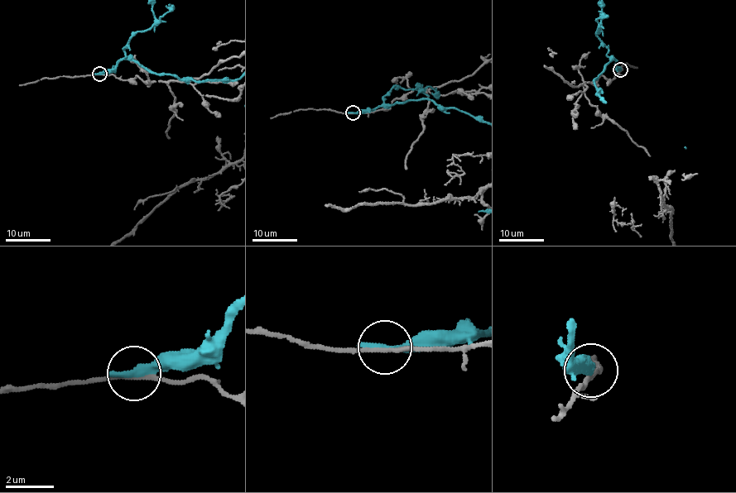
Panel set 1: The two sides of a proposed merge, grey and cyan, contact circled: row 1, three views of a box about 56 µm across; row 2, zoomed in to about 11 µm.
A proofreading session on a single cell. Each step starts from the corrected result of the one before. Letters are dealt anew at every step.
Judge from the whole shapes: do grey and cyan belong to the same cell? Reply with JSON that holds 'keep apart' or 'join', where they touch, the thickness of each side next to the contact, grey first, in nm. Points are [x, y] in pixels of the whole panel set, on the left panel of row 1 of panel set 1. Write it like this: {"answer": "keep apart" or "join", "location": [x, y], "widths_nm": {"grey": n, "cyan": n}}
{"answer": "keep apart", "location": [99, 74], "widths_nm": {"grey": 160, "cyan": 360}}

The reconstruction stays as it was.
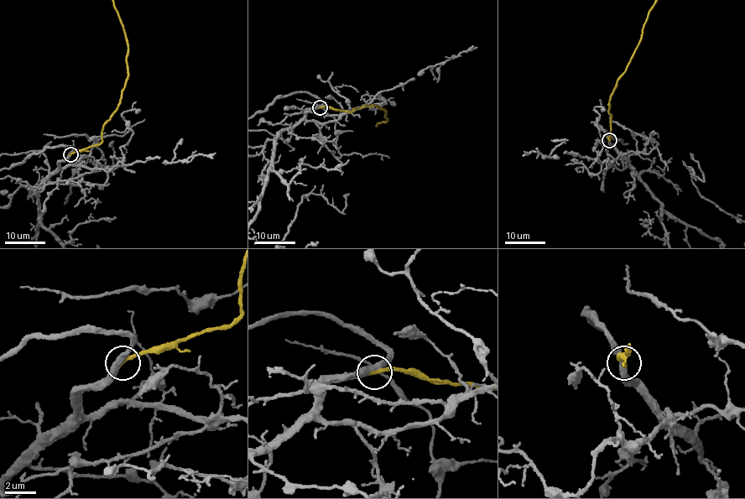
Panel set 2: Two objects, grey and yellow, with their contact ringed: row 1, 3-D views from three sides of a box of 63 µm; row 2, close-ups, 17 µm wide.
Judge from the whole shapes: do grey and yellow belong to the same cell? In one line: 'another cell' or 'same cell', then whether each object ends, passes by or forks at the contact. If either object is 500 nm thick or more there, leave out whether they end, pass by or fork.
same cell; grey passes by; yellow ends

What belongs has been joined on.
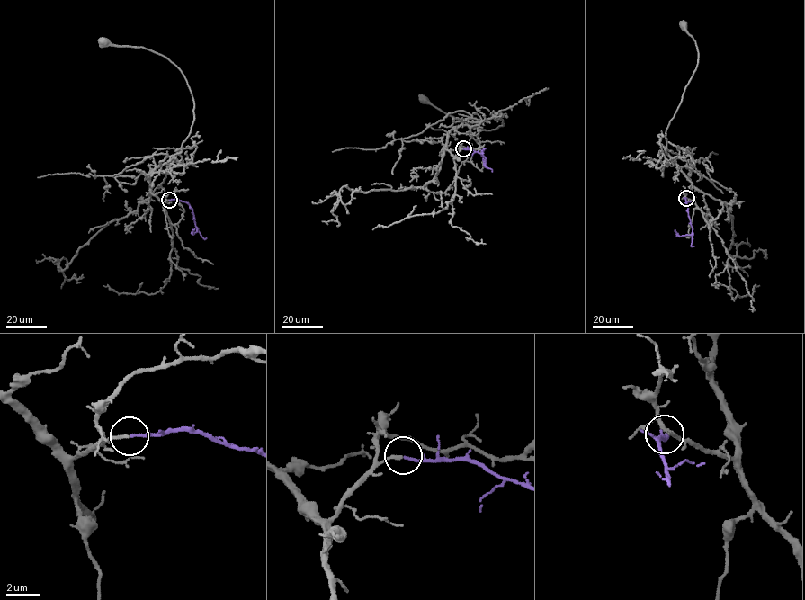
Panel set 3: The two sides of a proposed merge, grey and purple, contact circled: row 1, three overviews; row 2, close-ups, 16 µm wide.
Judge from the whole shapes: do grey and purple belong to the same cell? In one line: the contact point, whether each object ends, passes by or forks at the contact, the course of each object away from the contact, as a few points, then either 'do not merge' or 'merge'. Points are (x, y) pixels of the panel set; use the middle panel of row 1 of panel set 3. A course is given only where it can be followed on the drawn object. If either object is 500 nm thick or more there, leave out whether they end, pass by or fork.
(463, 148) | grey ends | purple ends | grey via (463, 148), (454, 156), (446, 150), (449, 132), (464, 119), (501, 119), (490, 130), (476, 128), (423, 100) | purple via (463, 148), (478, 152), (484, 156), (484, 165), (485, 156), (482, 154), (486, 147) | merge

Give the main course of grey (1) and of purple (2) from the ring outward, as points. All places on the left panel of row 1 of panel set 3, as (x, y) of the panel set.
1: (169, 200), (152, 192), (149, 174), (182, 151), (192, 122), (192, 94), (162, 56), (102, 42)
2: (169, 200), (178, 199), (189, 205), (197, 229), (192, 234), (194, 228)

